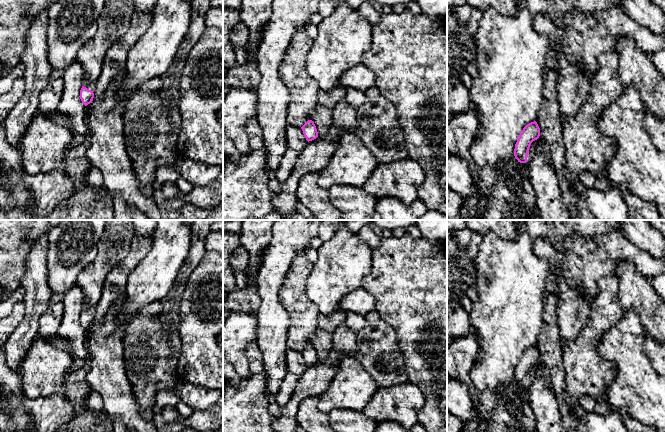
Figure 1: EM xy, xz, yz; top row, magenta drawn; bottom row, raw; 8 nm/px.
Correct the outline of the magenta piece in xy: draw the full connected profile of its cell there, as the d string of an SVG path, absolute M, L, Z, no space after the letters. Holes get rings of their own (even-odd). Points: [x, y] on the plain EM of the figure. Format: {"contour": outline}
{"contour": "M84 297L83 310L80 314L80 323L85 330L93 325L95 313L96 307L91 306Z"}

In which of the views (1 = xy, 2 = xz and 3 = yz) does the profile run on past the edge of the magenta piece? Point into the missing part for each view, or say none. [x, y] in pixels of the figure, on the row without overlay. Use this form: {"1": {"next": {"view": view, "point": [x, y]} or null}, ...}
{"1": {"next": {"view": "xy", "point": [87, 307]}}, "2": {"next": null}, "3": {"next": null}}

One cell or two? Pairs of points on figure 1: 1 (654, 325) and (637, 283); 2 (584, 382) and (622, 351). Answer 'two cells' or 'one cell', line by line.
1: one cell
2: two cells

